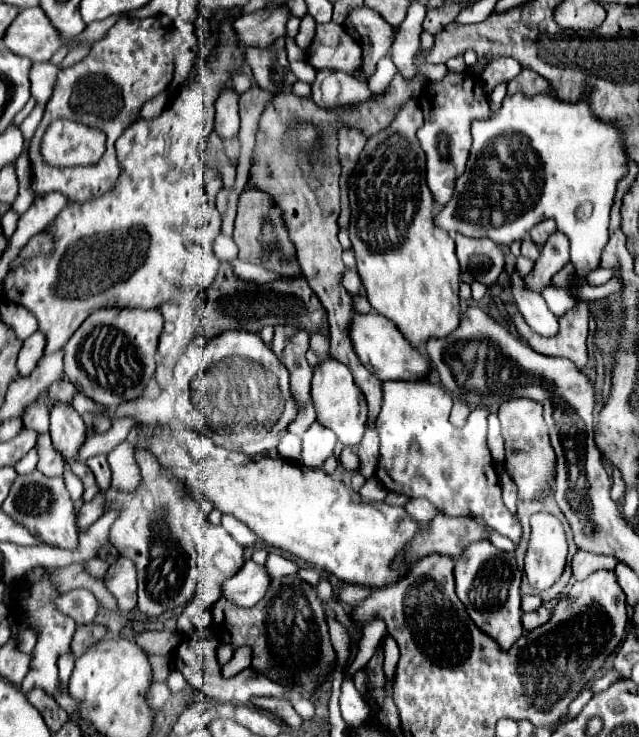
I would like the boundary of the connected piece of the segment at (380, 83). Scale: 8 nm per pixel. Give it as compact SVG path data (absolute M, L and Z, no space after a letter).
M385 57L385 59L381 59L379 61L379 65L377 65L377 71L375 71L375 75L369 79L369 87L373 89L373 91L385 91L385 87L391 83L391 79L395 77L395 73L397 73L397 67L393 65L393 61L389 59L389 57Z

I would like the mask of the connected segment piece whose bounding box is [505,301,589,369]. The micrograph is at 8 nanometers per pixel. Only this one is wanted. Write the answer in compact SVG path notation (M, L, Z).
M579 301L573 309L559 317L559 333L555 337L541 337L537 335L523 319L519 309L513 303L505 303L509 317L513 319L519 335L537 351L551 357L567 357L579 369L587 363L587 321L589 309L585 301Z

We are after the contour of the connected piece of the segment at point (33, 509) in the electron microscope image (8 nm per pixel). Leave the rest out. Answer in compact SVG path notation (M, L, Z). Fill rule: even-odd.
M39 471L29 475L19 475L11 487L9 497L3 501L3 511L23 525L31 535L47 545L75 551L79 547L79 529L75 523L73 501L65 489L63 477L45 477Z

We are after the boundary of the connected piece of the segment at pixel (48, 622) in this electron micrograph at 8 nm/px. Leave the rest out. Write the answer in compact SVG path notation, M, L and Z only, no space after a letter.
M43 575L41 581L37 583L31 583L31 585L23 585L23 589L19 591L17 595L17 609L23 611L23 615L29 619L29 625L35 627L39 631L39 639L37 639L37 645L35 645L35 651L33 651L33 661L31 661L31 671L27 673L27 677L23 679L21 683L21 693L29 693L31 689L39 687L43 689L47 695L51 695L69 715L77 715L79 711L79 705L81 701L79 699L73 699L69 695L69 691L61 691L61 683L59 683L59 675L57 675L57 657L61 653L65 653L71 645L71 637L75 633L75 621L63 613L59 613L55 607L53 607L53 599L57 597L51 581L47 579L47 575Z

